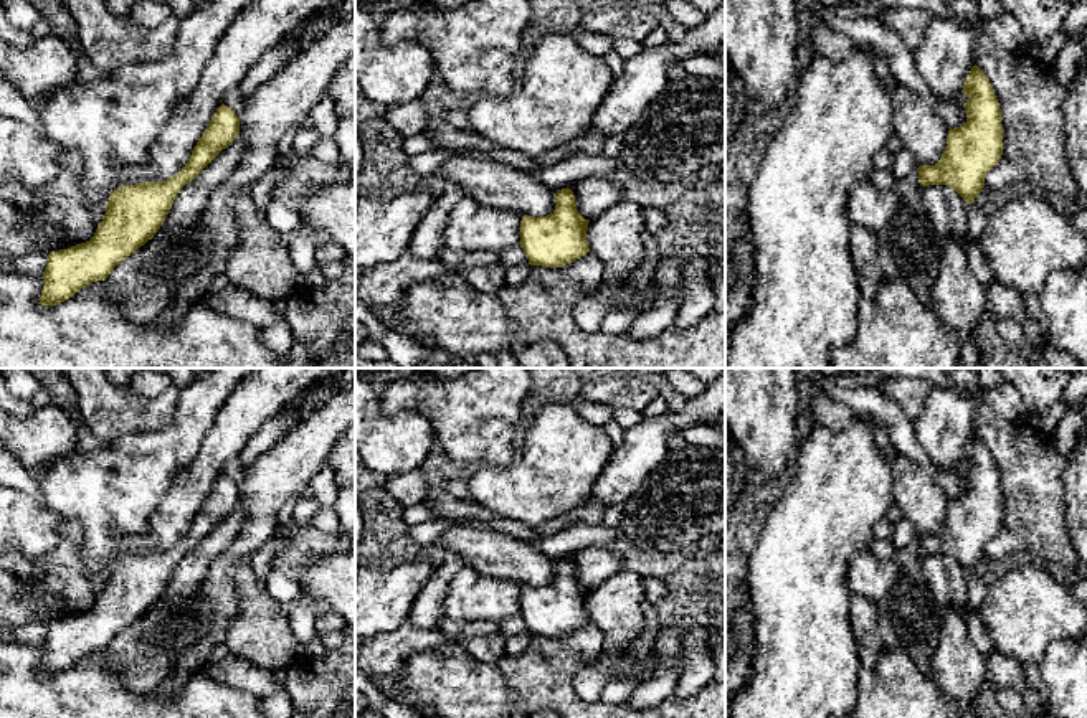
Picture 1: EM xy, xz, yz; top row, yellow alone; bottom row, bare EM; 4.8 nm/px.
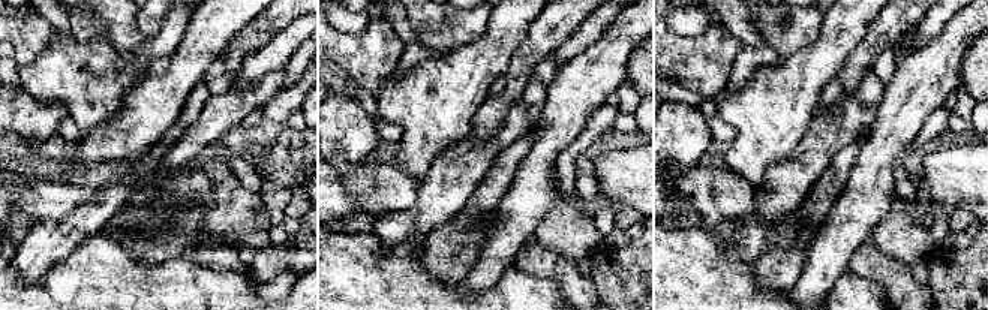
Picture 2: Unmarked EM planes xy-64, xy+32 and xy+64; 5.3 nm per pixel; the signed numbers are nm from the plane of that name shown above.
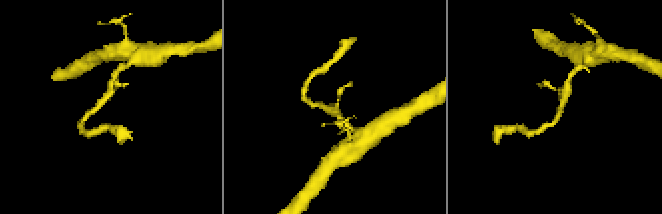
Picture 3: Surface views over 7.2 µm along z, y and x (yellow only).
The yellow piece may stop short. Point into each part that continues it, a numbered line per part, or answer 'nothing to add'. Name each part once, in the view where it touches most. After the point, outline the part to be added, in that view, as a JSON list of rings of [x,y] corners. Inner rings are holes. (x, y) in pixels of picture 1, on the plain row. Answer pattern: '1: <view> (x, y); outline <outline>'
nothing to add

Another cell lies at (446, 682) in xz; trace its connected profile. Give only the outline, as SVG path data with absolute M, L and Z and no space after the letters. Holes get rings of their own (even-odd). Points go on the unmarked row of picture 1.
M459 642L420 650L395 675L373 683L423 716L519 718L519 697L497 664L474 659Z

